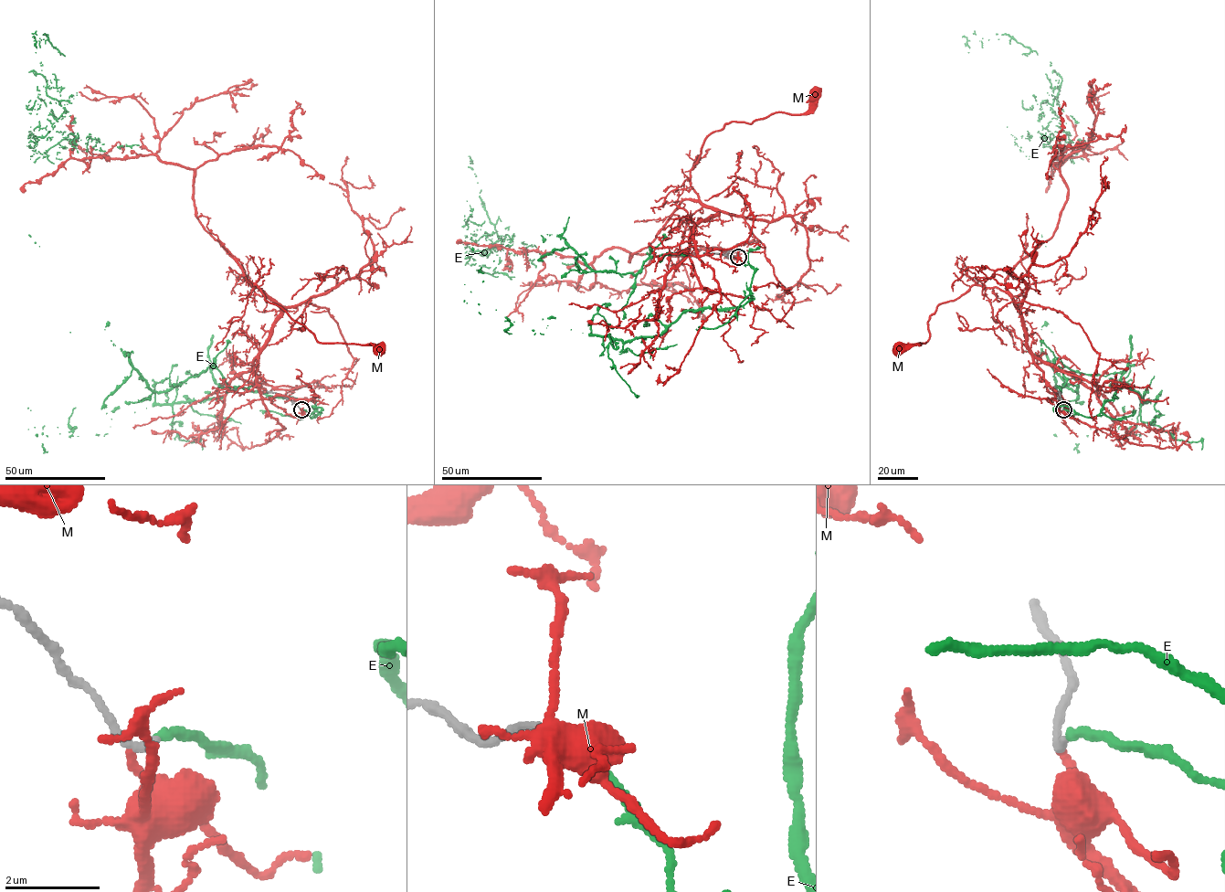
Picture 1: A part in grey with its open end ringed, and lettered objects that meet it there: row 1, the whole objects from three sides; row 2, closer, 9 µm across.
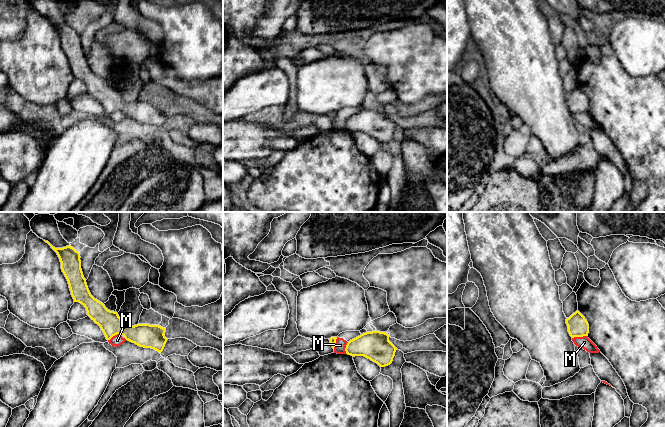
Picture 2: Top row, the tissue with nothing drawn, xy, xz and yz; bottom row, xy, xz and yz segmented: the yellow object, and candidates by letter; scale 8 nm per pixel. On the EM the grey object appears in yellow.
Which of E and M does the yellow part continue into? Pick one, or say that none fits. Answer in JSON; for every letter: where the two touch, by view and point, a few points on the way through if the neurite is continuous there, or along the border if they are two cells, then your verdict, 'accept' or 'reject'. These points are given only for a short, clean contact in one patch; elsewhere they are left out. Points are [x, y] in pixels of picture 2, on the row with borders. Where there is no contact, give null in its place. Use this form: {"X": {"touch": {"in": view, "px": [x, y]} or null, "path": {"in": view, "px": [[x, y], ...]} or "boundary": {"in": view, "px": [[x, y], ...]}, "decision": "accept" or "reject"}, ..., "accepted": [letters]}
{"E": {"touch": null, "decision": "accept"}, "M": {"touch": {"in": "yz", "px": [579, 336]}, "boundary": {"in": "yz", "px": [[587, 335], [572, 338]]}, "decision": "reject"}, "accepted": ["E"]}

